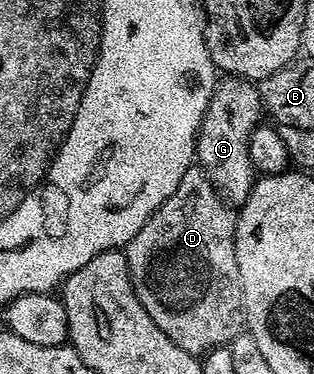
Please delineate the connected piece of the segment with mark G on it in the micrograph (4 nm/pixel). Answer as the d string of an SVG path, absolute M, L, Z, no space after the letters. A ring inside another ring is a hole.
M240 78L228 80L215 89L213 98L208 103L206 114L196 133L195 163L204 169L216 191L233 206L245 204L258 173L253 167L248 153L248 143L252 132L261 123L262 105L260 93L251 83Z

